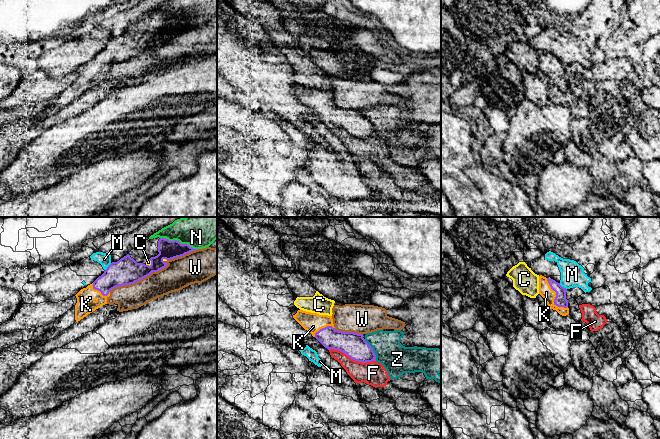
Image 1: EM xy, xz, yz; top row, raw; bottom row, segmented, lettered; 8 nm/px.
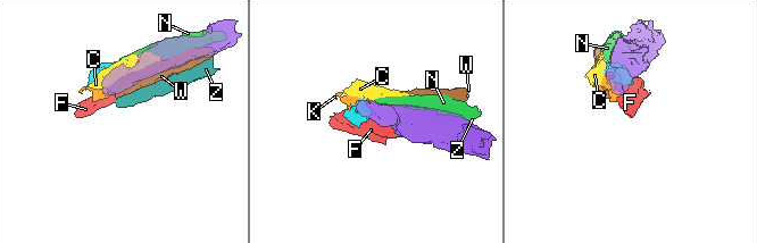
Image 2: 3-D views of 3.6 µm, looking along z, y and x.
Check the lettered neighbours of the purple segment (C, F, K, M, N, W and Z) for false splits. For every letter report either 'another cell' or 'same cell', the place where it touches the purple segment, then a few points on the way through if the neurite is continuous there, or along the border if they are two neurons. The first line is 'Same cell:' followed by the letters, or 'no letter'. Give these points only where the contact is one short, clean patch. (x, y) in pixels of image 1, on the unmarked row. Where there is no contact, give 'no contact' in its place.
Same cell: K
C: another cell | xy (151, 40)
F: another cell | xz (352, 134)
K: same cell | yz (555, 73)
M: another cell | yz (563, 63) | along yz (559, 59), (566, 65)
N: another cell | xy (178, 17)
W: another cell | xy (138, 56)
Z: another cell | xz (372, 126)

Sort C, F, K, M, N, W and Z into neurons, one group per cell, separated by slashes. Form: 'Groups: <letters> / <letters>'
Groups: C N / F / K / M / W / Z

